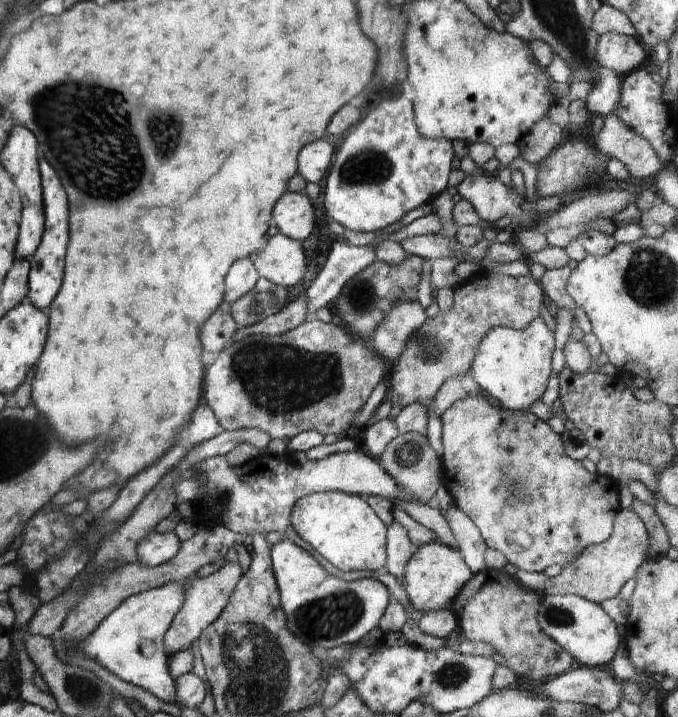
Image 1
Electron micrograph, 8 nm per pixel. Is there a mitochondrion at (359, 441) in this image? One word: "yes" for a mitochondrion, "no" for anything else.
no

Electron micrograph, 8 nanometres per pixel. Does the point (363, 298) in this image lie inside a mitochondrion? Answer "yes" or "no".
yes

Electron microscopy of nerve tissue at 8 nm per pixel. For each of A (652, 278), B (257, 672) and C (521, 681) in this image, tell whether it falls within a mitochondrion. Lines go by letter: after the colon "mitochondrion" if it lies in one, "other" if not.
A: mitochondrion
B: mitochondrion
C: other

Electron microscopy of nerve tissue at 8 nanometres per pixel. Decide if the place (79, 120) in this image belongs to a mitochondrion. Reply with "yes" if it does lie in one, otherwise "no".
yes

